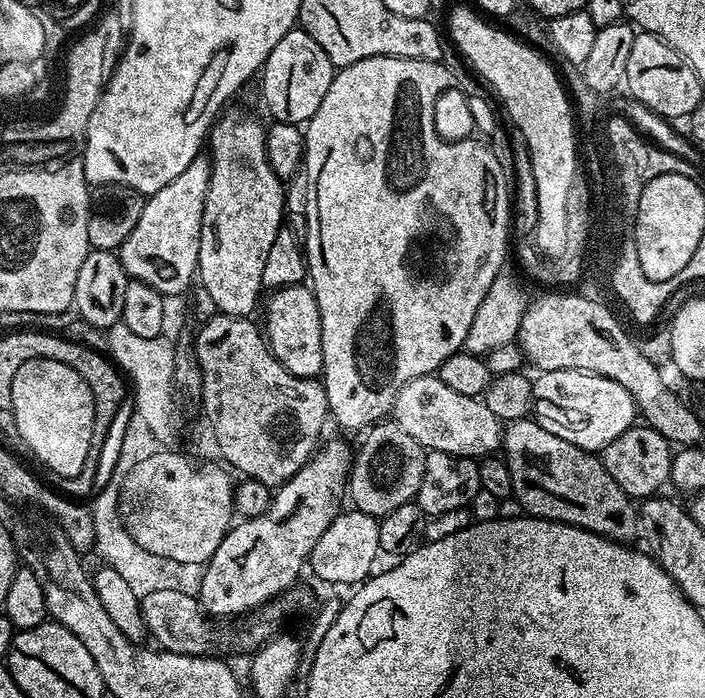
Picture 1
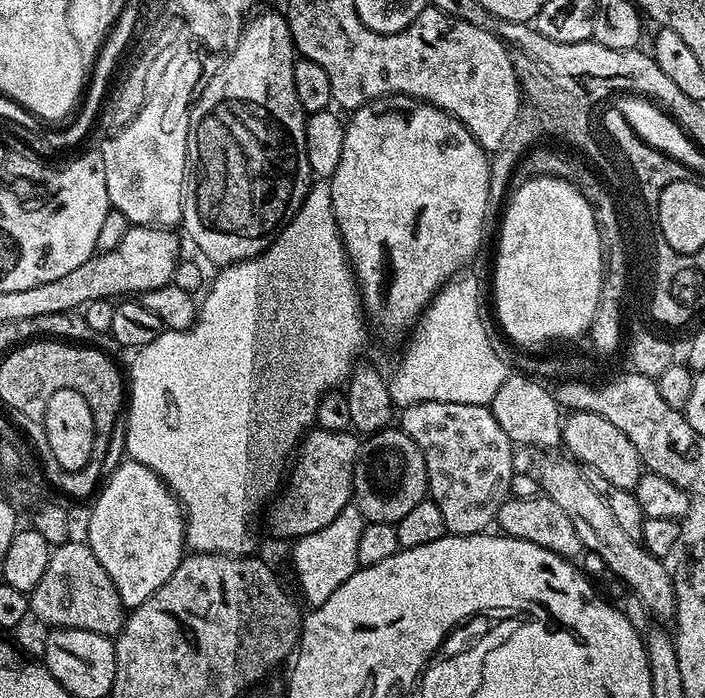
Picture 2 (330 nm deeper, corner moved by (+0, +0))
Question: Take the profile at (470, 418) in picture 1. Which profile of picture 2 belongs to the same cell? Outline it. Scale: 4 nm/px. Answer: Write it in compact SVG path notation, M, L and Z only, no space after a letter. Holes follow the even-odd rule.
M548 454L545 460L540 460L534 469L536 482L543 495L552 499L570 518L574 530L583 547L592 551L614 575L629 584L631 591L635 593L645 604L646 608L654 615L671 617L676 611L676 590L674 587L674 576L664 569L665 561L657 556L652 556L643 543L630 538L630 534L622 531L618 526L614 514L610 514L610 506L590 486L586 478L584 468L577 461L567 455Z

